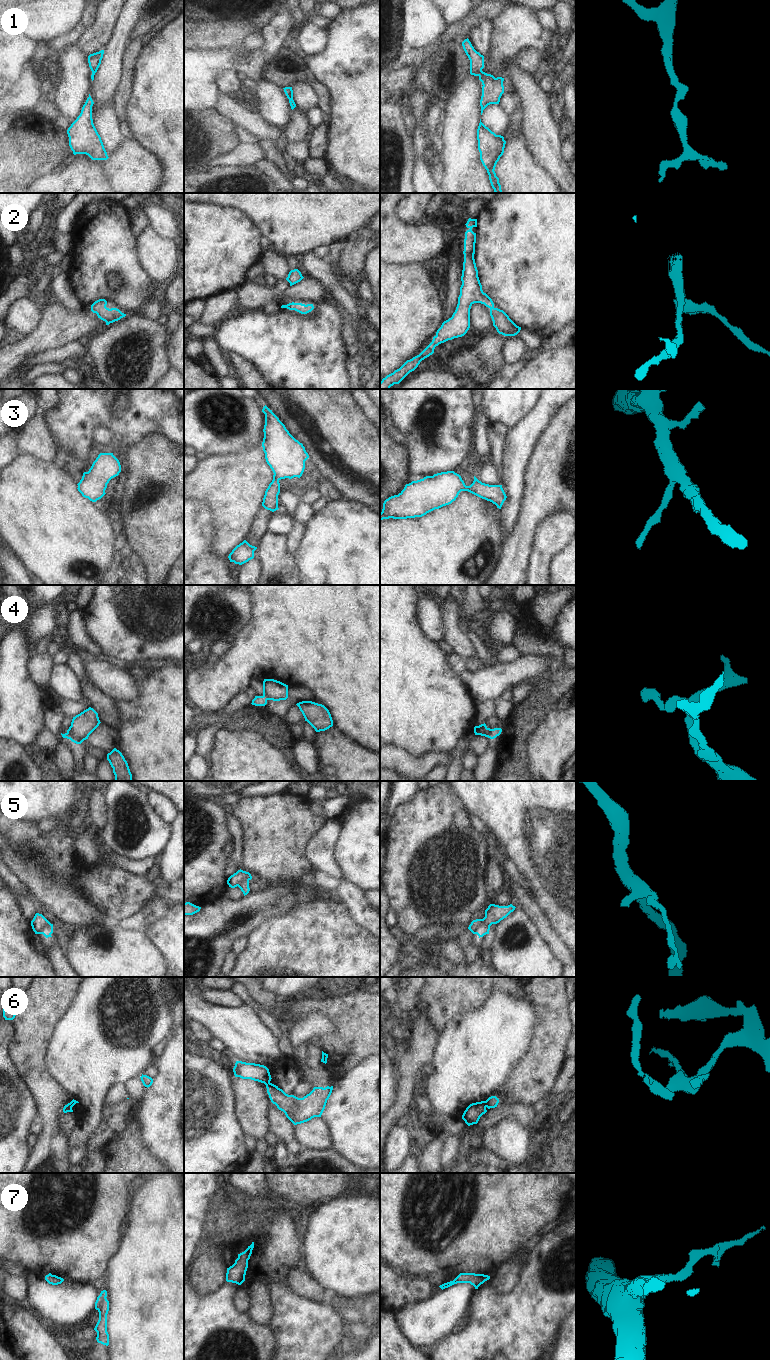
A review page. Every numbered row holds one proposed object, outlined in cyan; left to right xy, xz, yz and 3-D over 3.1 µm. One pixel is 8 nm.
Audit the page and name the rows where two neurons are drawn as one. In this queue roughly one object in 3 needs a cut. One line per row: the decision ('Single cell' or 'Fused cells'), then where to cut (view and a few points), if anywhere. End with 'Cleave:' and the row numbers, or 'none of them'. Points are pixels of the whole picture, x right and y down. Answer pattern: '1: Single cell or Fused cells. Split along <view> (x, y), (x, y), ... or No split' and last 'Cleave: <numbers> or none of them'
1: Single cell. No split
2: Single cell. No split
3: Single cell. No split
4: Fused cells. Split along yz (492, 729), (489, 737)
5: Fused cells. Split along yz (482, 919), (476, 933)
6: Fused cells. Split along yz (484, 1101), (486, 1106)
7: Single cell. No split
Cleave: 4, 5, 6

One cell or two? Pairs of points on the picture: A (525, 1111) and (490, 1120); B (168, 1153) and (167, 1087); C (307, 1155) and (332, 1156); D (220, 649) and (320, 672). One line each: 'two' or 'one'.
A: one
B: one
C: one
D: two

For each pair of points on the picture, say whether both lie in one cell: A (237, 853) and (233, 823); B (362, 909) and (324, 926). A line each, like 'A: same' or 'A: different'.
A: same
B: different

